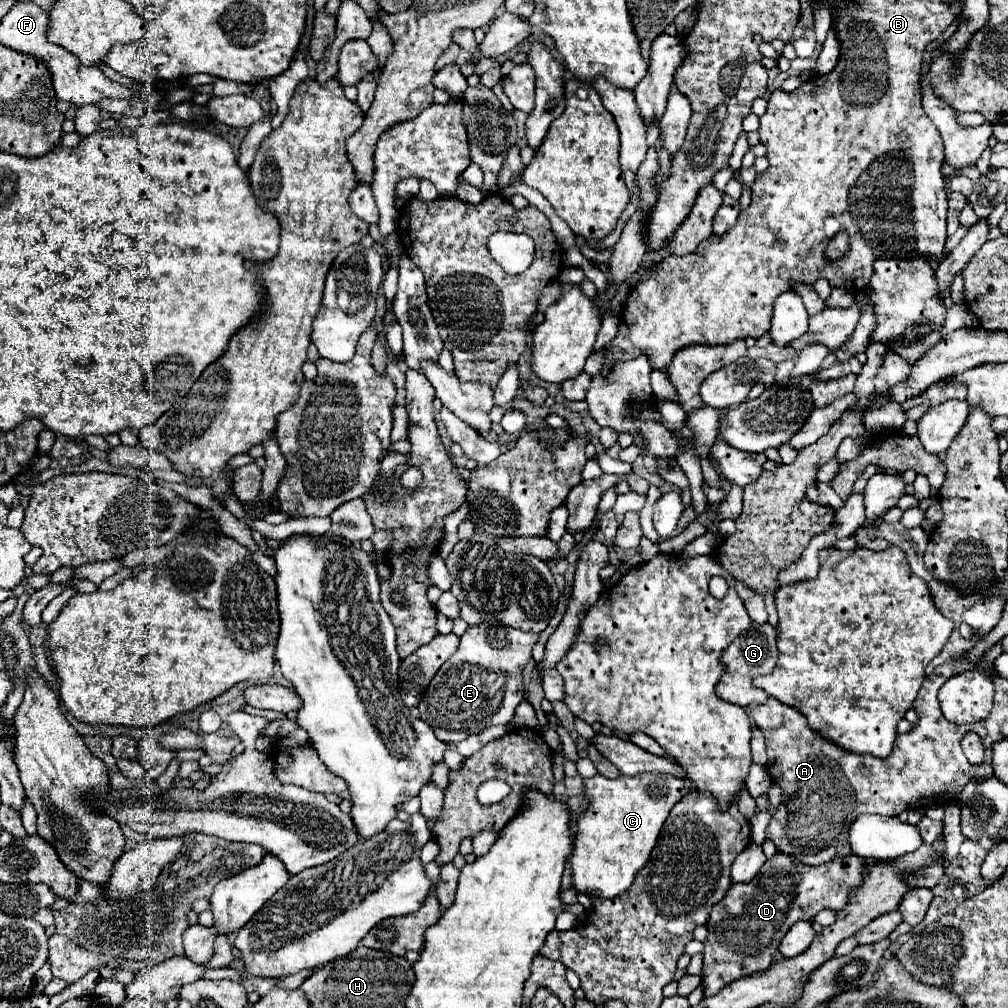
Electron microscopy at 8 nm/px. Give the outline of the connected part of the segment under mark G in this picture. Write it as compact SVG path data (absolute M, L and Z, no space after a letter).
M765 623L765 625L753 625L749 631L743 631L723 653L723 661L727 665L725 675L721 677L719 685L717 685L717 695L723 701L729 703L737 703L741 707L747 707L749 703L765 703L765 699L769 699L769 695L761 689L757 689L753 685L753 679L757 675L765 675L771 673L775 663L777 663L779 651L777 651L777 631Z

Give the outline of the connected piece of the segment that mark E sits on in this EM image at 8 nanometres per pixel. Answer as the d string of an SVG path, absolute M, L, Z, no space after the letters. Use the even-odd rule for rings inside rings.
M505 625L467 627L457 653L435 673L417 705L421 719L427 721L435 735L443 739L443 743L449 743L449 747L455 747L469 735L481 733L491 725L509 723L515 707L523 701L519 691L523 667L531 659L531 649L537 639L537 633L517 631Z

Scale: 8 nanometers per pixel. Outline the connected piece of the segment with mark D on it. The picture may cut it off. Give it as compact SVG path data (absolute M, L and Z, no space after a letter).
M775 853L749 883L733 883L725 899L713 905L707 923L709 939L705 941L701 971L705 997L715 995L721 987L737 979L767 971L773 963L773 953L791 925L813 919L821 909L839 911L845 907L849 891L861 887L863 873L865 861L857 855L833 859L817 867L805 867L805 863L789 859L789 855Z

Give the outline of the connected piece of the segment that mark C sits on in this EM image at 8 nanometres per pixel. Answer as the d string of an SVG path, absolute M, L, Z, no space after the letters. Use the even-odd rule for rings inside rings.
M641 773L635 777L617 777L607 779L603 775L595 775L591 779L585 779L585 795L591 799L591 805L581 817L577 819L577 839L575 839L575 851L571 855L571 871L573 871L573 889L577 893L587 893L593 897L615 897L627 891L637 875L637 871L647 863L659 831L671 811L671 807L691 789L691 783L681 781L671 775L661 773Z

